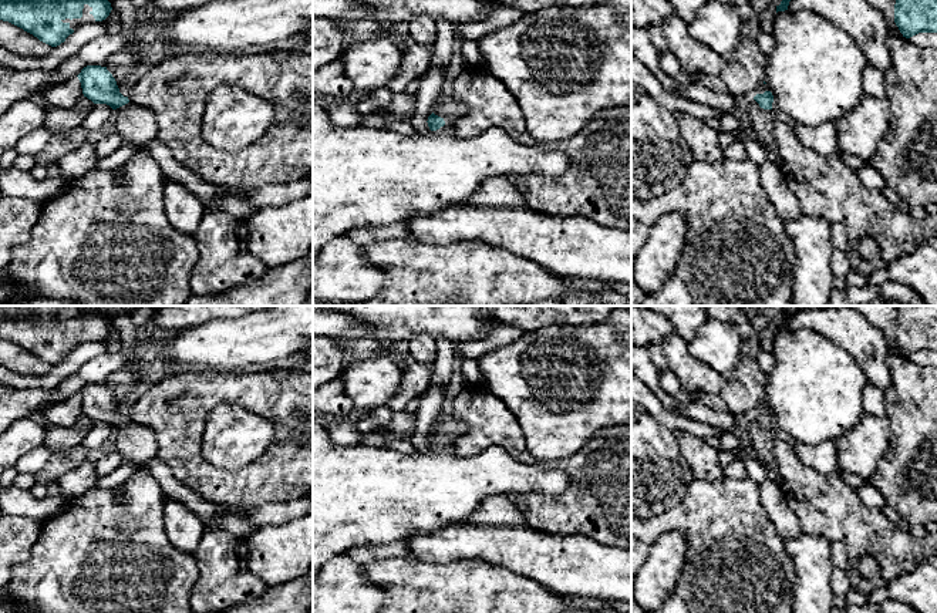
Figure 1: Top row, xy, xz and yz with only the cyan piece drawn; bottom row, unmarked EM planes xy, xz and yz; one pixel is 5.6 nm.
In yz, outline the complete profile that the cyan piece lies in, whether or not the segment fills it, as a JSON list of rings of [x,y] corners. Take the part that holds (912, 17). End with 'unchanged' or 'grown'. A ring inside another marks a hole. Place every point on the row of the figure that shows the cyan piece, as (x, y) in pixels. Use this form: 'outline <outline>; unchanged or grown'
outline [[[896,0],[894,23],[906,38],[937,33],[937,0]]]; unchanged

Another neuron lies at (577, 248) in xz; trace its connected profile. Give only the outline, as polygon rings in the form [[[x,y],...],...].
[[[451,205],[404,222],[411,239],[434,246],[485,242],[569,277],[631,284],[631,232],[582,215],[557,216],[526,206]]]

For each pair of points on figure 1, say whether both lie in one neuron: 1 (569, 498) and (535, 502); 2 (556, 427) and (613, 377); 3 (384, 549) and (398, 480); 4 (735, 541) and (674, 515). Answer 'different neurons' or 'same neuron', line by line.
1: same neuron
2: same neuron
3: different neurons
4: same neuron

